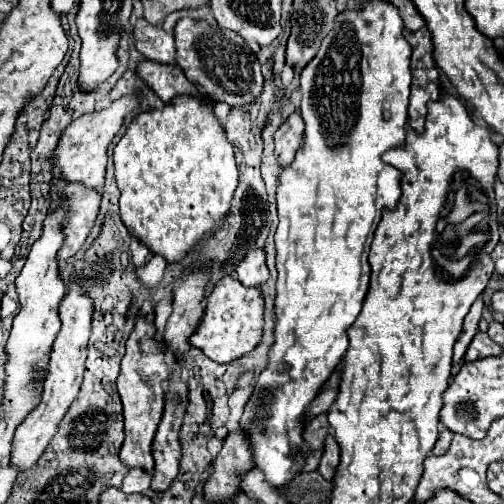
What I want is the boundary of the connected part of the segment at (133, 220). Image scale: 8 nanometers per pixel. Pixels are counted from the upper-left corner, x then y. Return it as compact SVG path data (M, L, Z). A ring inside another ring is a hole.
M183 94L175 96L163 110L137 114L115 146L113 158L121 190L121 220L151 248L153 254L161 254L167 262L181 260L203 234L213 232L221 224L221 218L231 208L231 198L237 188L237 164L225 128L213 114L213 106L207 104L207 98Z

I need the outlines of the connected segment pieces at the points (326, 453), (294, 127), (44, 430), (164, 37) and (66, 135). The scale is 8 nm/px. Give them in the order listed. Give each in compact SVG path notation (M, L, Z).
M331 432L327 434L325 438L325 450L323 450L323 456L321 456L321 462L319 462L319 472L325 480L331 480L335 476L335 468L339 464L339 446L335 442L335 438L331 436Z
M293 112L287 118L287 122L275 132L275 158L281 168L287 168L293 162L301 142L303 142L303 122L299 120L299 112Z
M77 282L71 284L71 292L63 298L59 306L59 316L61 316L61 330L59 336L55 338L53 350L51 350L51 360L49 360L49 374L45 378L45 390L43 390L43 400L41 404L23 420L23 424L15 432L13 440L13 450L11 450L11 462L13 466L23 472L31 468L43 450L47 448L51 436L55 436L59 420L63 420L67 408L79 394L79 386L83 380L83 370L85 370L85 358L87 358L87 340L91 334L91 318L93 318L93 300L81 292L81 286Z
M139 18L133 28L133 38L135 38L135 48L145 58L157 60L161 64L175 62L175 40L161 26L153 26L145 18Z
M123 96L119 100L115 100L109 108L103 108L99 112L91 112L85 114L77 120L73 120L61 134L59 138L59 146L53 150L53 166L55 172L67 180L67 182L79 182L87 188L93 190L101 190L103 182L105 182L105 166L107 166L107 146L111 144L111 140L117 136L123 118L137 108L139 102L135 100L135 96Z

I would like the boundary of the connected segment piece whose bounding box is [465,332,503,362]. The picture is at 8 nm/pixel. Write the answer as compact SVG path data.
M477 332L475 338L471 340L467 352L465 352L465 360L471 362L471 360L477 360L477 358L483 358L483 356L499 356L503 350L499 344L491 342L487 334L483 332Z

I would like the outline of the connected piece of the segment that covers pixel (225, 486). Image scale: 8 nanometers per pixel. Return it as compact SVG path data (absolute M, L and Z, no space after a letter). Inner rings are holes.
M243 428L229 432L219 456L213 460L213 474L205 484L205 498L227 502L239 492L239 476L253 466L253 450Z

